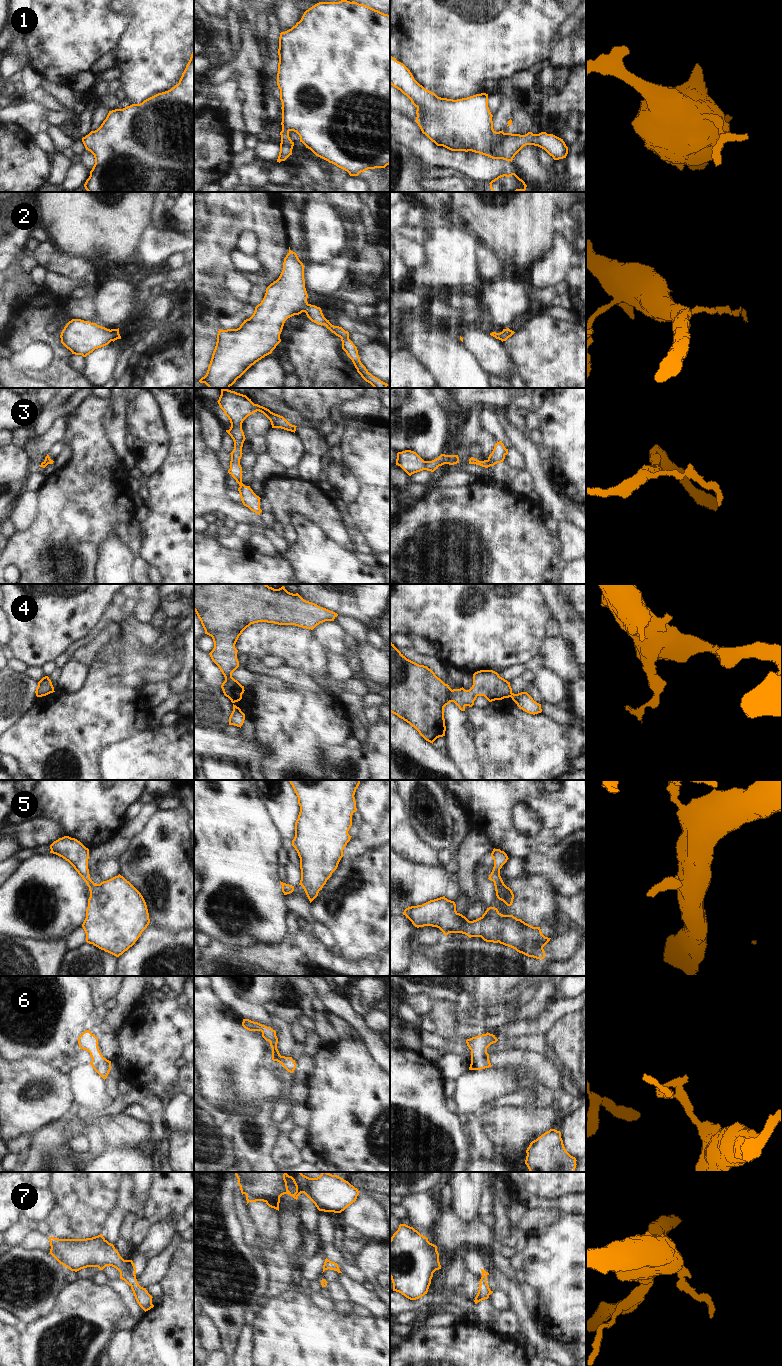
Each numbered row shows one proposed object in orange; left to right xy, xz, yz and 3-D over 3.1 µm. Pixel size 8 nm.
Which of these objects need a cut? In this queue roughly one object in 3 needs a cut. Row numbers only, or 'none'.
3, 4

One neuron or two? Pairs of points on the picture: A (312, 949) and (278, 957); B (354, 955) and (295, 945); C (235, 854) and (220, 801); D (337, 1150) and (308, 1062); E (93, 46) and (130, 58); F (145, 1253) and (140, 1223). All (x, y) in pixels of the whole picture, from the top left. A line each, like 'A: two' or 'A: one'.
A: one
B: two
C: one
D: two
E: two
F: two

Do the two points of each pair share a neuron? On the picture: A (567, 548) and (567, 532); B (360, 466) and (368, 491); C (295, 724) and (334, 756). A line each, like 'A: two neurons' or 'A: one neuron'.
A: one neuron
B: one neuron
C: two neurons

